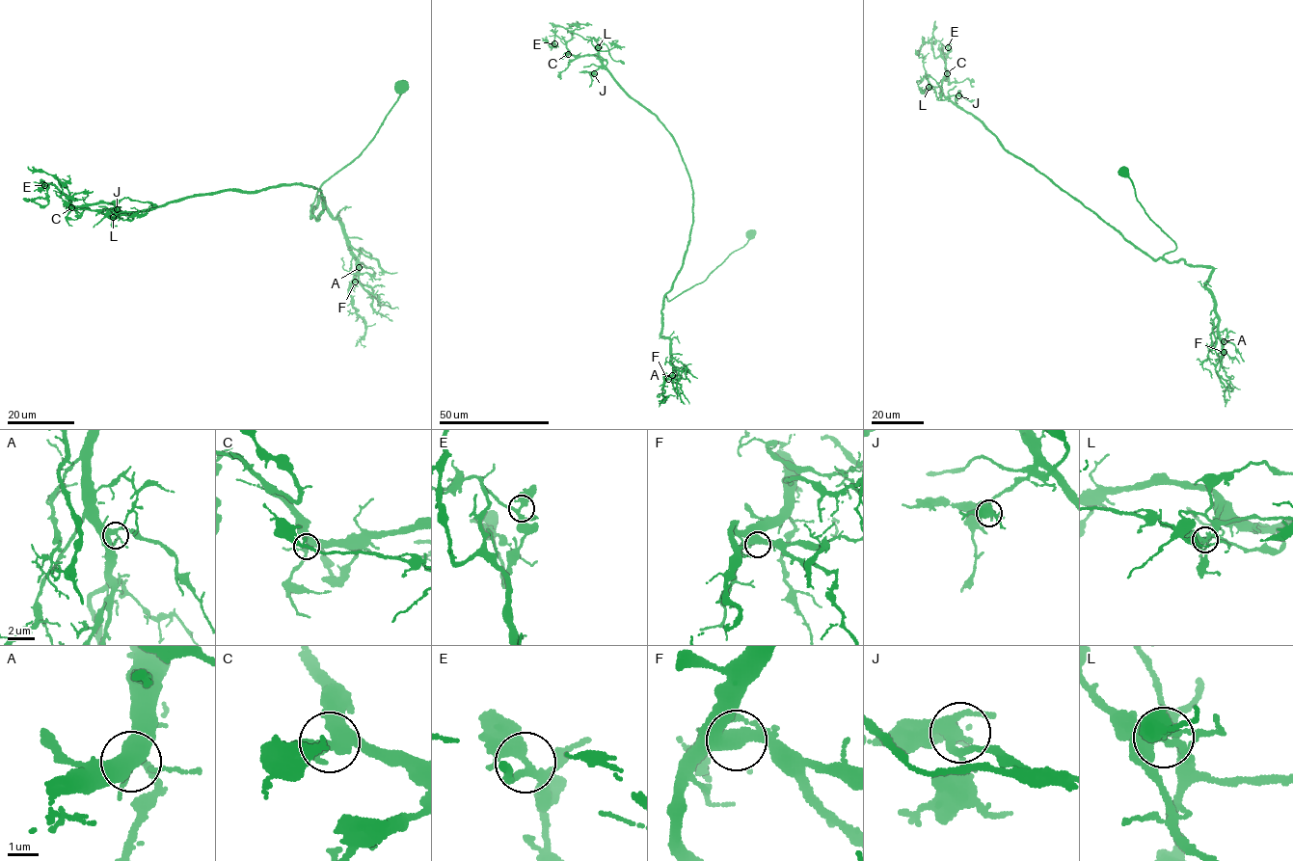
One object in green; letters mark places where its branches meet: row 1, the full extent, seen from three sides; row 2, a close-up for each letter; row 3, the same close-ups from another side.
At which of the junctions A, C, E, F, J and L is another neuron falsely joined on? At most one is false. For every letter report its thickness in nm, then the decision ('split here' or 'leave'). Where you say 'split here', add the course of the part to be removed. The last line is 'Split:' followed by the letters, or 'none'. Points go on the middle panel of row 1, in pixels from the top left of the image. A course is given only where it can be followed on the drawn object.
A: calibre 260 nm; leave
C: calibre 400 nm; leave
E: calibre 320 nm; leave
F: calibre 400 nm; leave
J: calibre 320 nm; leave
L: calibre 360 nm; split here; course (597, 48), (573, 31), (579, 26)
Split: L

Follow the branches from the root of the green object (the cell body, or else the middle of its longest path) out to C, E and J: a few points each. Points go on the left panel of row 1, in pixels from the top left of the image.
C: (400, 86), (372, 141), (318, 190), (316, 219), (320, 191), (297, 184), (129, 215), (105, 202), (71, 207)
E: (400, 86), (372, 141), (318, 190), (316, 219), (320, 191), (297, 184), (129, 215), (74, 205), (44, 185)
J: (400, 86), (372, 141), (318, 190), (316, 219), (320, 191), (297, 184), (196, 195), (132, 214), (117, 209)

